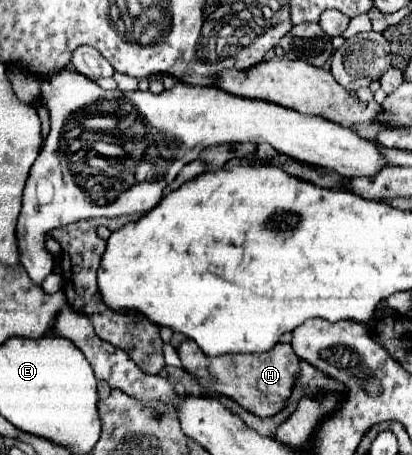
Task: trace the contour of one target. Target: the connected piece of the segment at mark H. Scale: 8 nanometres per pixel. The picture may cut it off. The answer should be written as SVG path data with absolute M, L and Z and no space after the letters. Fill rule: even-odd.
M186 340L178 348L178 356L182 360L182 368L194 376L198 384L232 398L244 410L260 418L270 418L286 406L300 376L300 360L290 344L278 344L264 354L222 354L210 358L198 348L194 340Z

